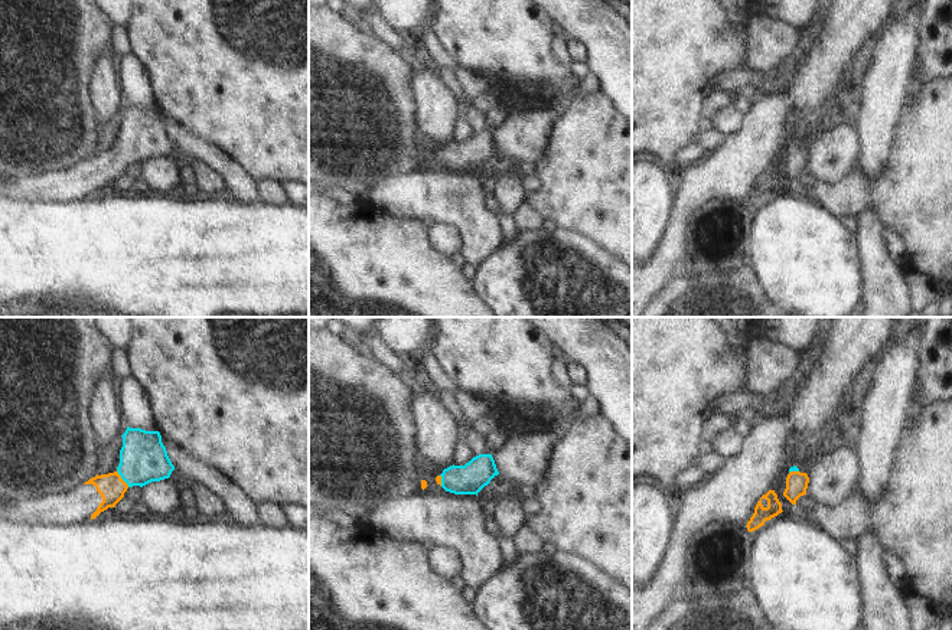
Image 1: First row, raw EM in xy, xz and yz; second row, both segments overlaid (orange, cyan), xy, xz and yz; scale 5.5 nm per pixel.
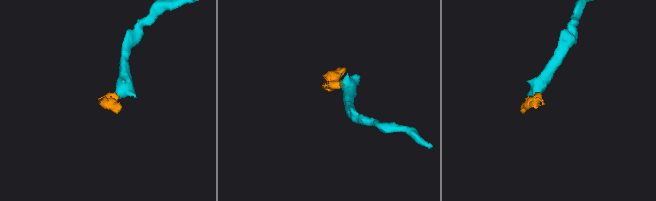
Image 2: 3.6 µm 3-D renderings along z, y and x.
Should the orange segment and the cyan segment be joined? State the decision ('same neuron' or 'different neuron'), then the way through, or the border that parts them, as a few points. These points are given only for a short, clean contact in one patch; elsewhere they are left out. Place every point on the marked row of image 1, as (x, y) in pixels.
same neuron; runs through xy (111, 487), (121, 479), (143, 459)

